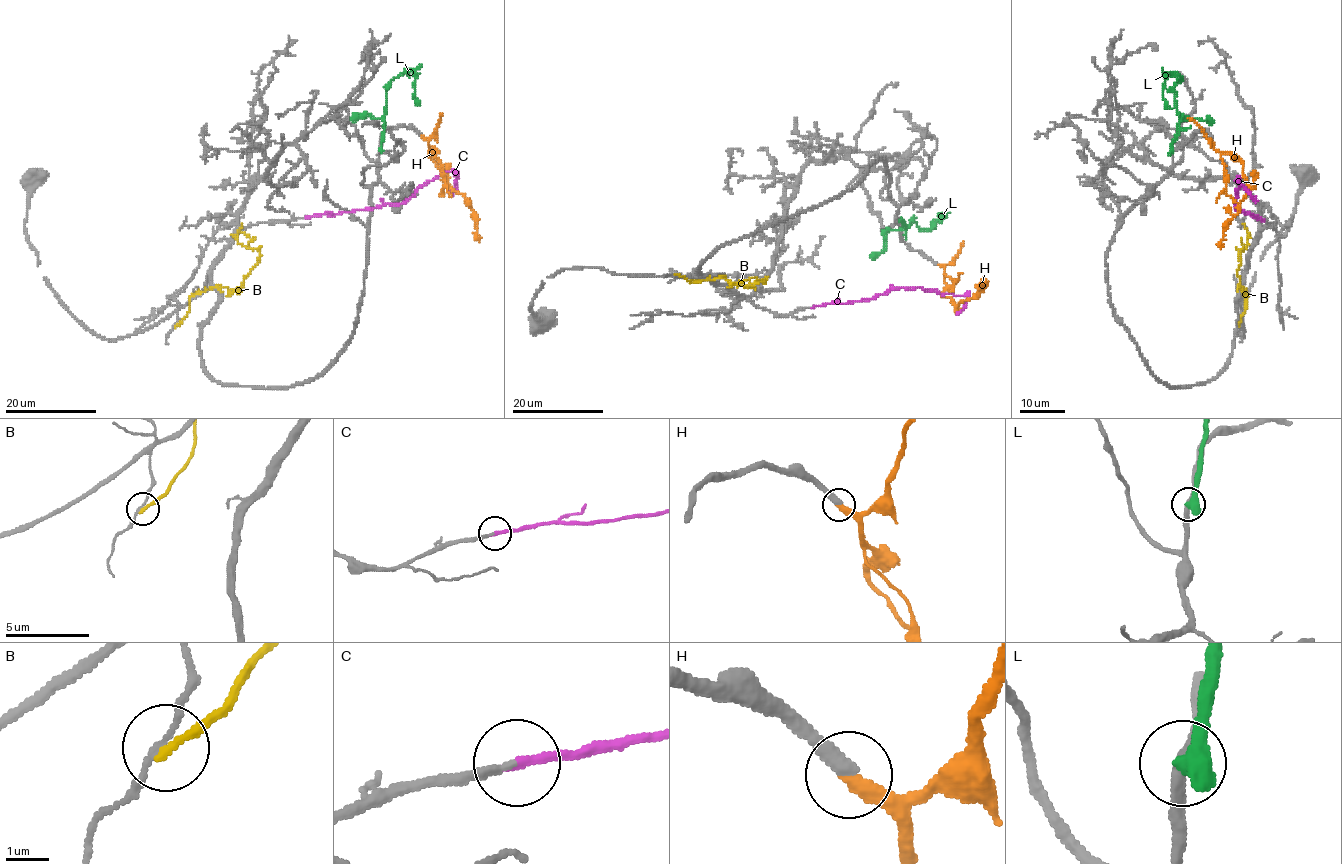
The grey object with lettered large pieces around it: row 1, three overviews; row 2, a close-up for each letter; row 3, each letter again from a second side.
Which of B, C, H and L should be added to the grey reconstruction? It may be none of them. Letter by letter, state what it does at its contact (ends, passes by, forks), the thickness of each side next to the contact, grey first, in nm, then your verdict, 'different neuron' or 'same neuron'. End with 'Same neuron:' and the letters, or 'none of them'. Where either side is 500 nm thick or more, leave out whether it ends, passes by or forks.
B: it ends; calibres 130 and 200 nm; different neuron
C: it ends; calibres 170 and 220 nm; same neuron
H: it ends; calibres 340 and 360 nm; same neuron
L: calibres 260 and 500 nm; different neuron
Same neuron: C, H

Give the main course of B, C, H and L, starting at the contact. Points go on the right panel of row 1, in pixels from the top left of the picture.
B: (1239, 324), (1246, 295), (1239, 286), (1244, 290), (1239, 252), (1248, 239), (1241, 223)
C: (1262, 219), (1235, 208), (1238, 177), (1251, 196), (1255, 196)
H: (1213, 141), (1219, 151), (1234, 155), (1241, 162), (1248, 188), (1238, 203), (1239, 212), (1224, 232), (1221, 248)
L: (1171, 151), (1178, 121), (1174, 87), (1181, 80), (1167, 71), (1163, 100), (1171, 108)

